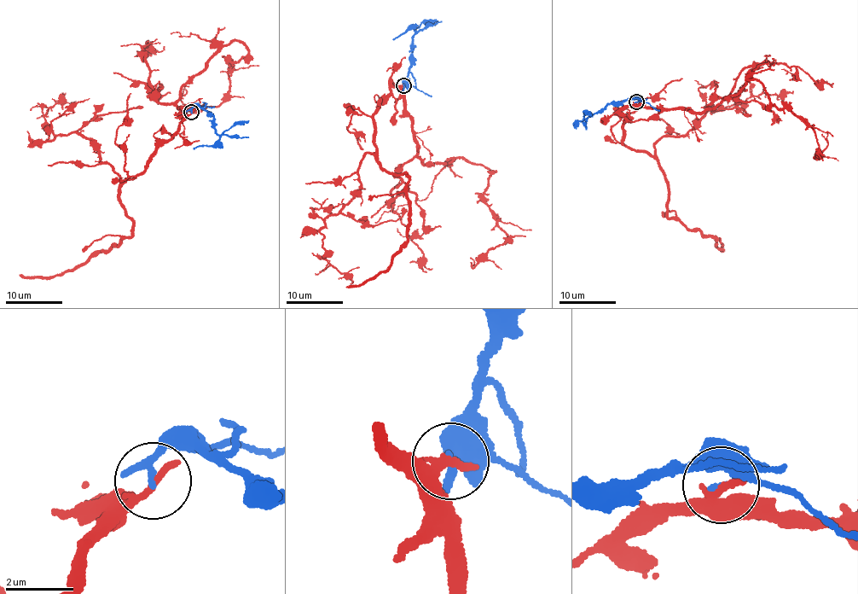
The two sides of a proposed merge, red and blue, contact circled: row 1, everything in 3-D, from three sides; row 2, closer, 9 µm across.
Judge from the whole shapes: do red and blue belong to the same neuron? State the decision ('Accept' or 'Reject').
Reject

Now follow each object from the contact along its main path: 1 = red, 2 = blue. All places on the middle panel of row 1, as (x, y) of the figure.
1: (403, 85), (419, 159), (426, 165), (462, 157), (491, 173), (484, 200), (508, 239), (474, 267), (471, 262)
2: (403, 85), (408, 78), (414, 32), (407, 28), (392, 40)

